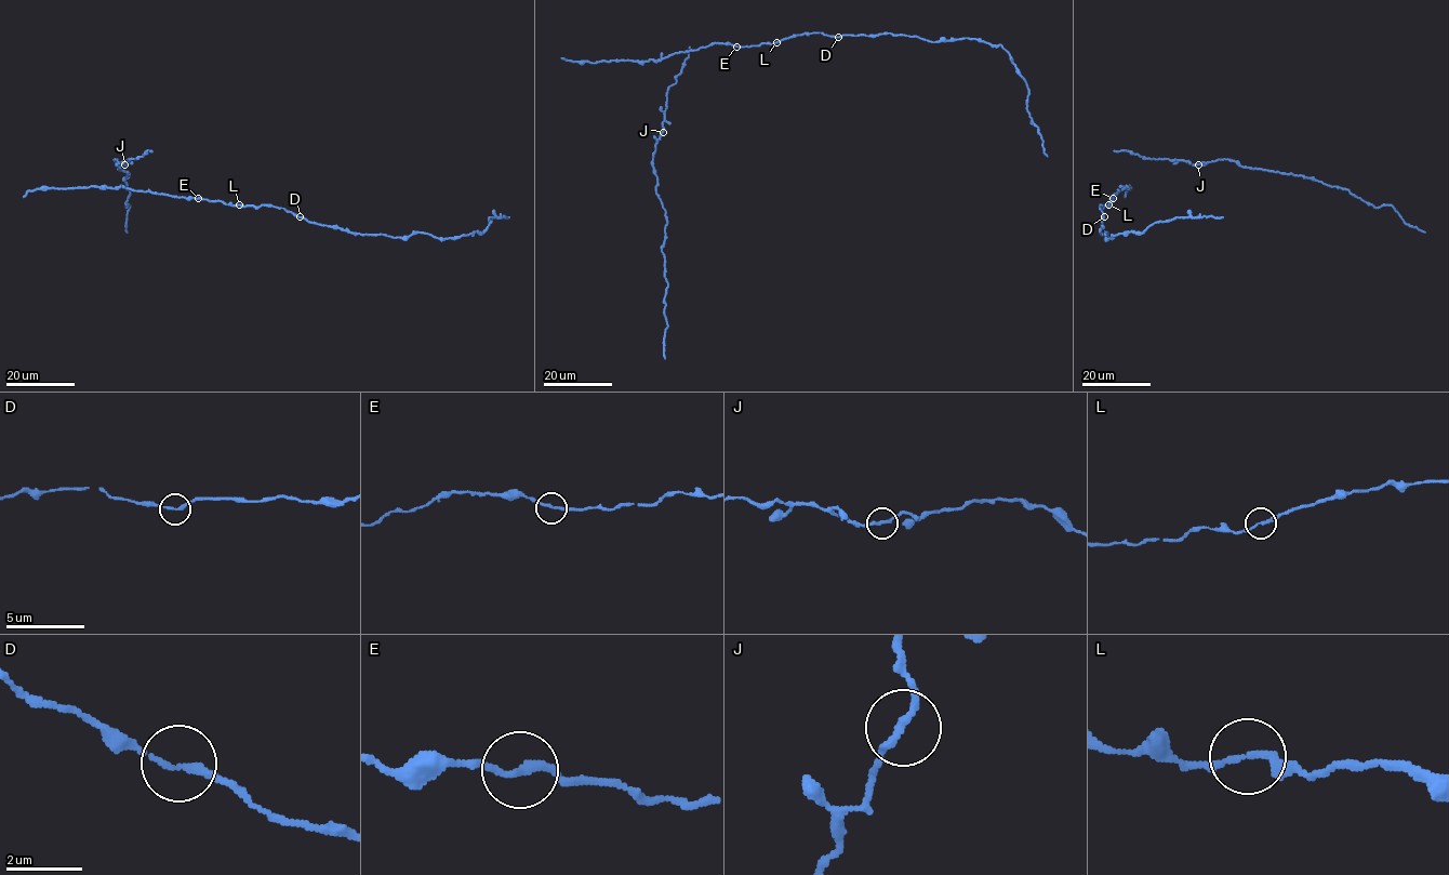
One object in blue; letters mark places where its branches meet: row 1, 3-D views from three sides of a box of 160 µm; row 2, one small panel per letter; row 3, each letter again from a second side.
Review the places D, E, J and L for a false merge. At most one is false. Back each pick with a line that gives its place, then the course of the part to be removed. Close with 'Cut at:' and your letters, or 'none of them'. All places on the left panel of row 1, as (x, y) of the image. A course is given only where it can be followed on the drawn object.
Cut at: none of them

